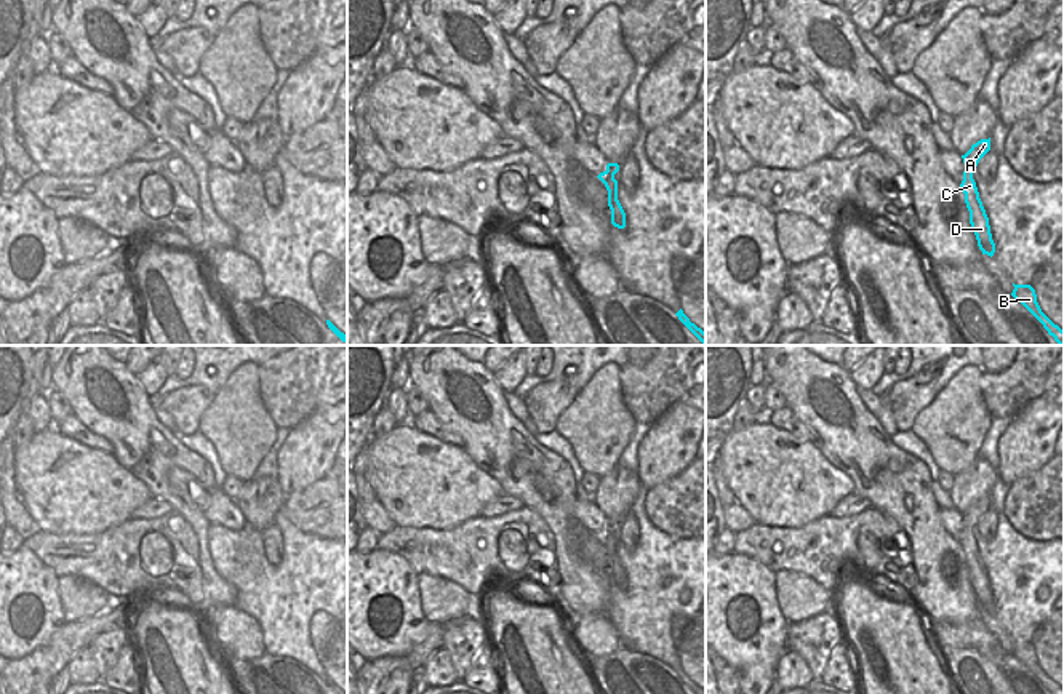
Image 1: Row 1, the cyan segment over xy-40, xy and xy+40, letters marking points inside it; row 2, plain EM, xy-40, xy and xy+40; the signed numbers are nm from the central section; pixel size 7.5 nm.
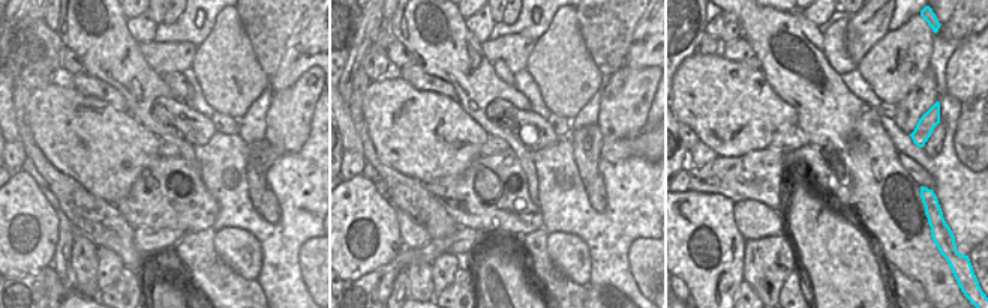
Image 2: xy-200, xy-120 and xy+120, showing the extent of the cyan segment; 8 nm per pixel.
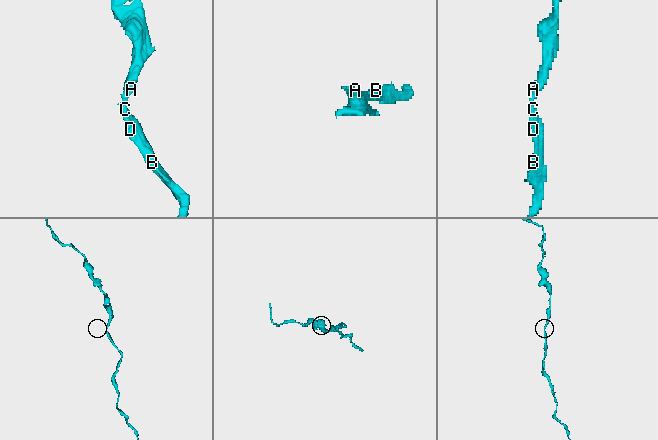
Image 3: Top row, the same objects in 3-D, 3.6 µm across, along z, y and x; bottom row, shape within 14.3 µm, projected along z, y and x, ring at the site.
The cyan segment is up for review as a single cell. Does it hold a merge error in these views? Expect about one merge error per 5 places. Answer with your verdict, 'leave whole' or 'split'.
leave whole

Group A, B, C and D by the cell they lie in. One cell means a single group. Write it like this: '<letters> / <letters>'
A B C D

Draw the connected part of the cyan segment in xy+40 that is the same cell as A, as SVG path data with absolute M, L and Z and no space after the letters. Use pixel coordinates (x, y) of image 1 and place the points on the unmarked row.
M990 496L981 497L971 504L971 507L962 513L965 521L963 539L960 542L965 552L965 561L970 569L970 582L976 593L978 604L982 612L994 614L995 601L992 598L989 576L979 556L976 540L973 537L973 528L978 524L979 518L990 509Z

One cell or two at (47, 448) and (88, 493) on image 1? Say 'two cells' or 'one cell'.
one cell

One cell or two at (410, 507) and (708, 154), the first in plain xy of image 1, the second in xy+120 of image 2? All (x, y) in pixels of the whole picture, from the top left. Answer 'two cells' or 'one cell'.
two cells

